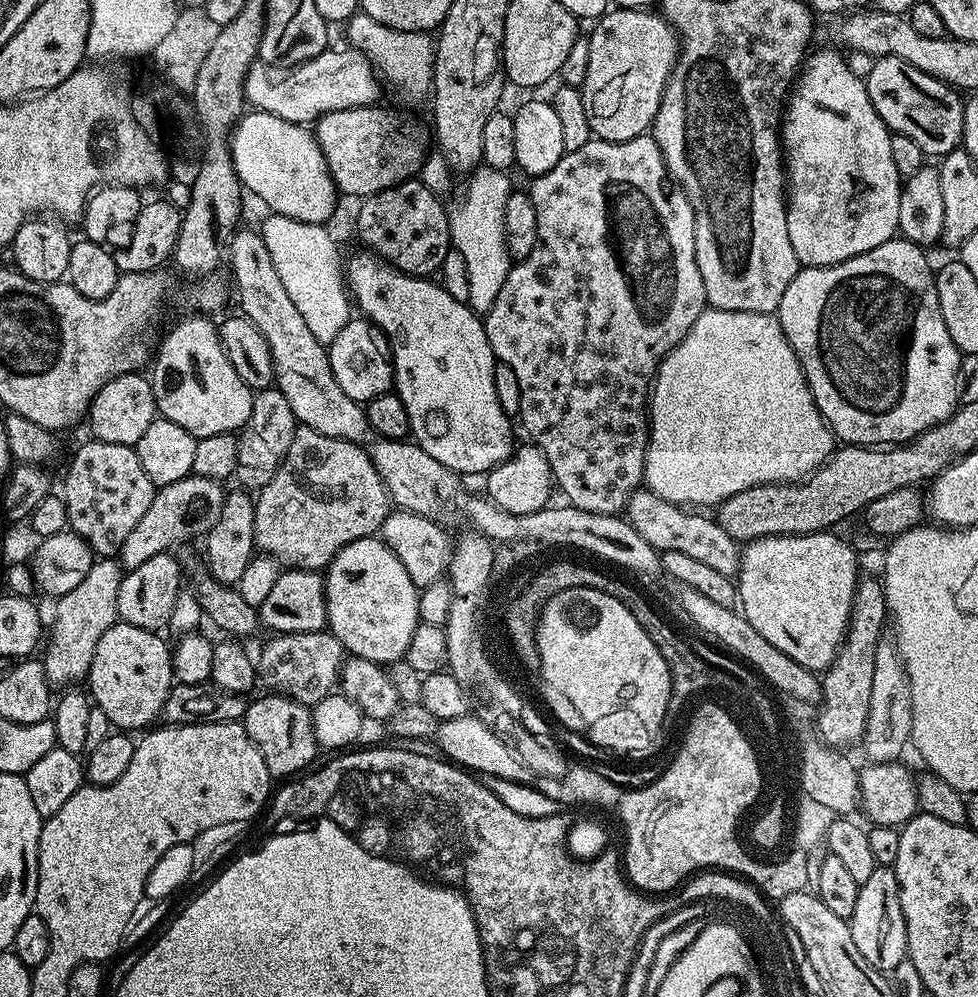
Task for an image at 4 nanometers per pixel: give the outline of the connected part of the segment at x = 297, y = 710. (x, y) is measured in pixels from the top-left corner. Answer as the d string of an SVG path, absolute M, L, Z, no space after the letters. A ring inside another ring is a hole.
M264 695L268 696L260 696L256 701L253 699L249 703L242 721L244 729L250 742L258 746L258 754L262 754L262 762L266 762L266 770L272 777L295 777L313 763L311 760L315 758L316 752L318 753L312 725L312 709L309 705L292 700L289 696Z

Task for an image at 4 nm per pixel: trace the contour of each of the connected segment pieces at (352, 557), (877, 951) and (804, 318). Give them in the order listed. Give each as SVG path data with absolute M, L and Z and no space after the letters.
M367 536L366 538L358 538L354 542L350 542L346 546L342 546L342 550L338 550L334 554L332 561L328 563L324 577L324 597L326 598L326 614L328 615L327 631L338 638L338 642L342 642L345 653L353 656L361 656L363 659L369 659L381 666L387 666L396 660L405 659L408 655L408 647L410 646L410 638L414 638L416 627L420 625L420 594L414 582L410 582L410 574L406 574L406 568L402 566L402 562L398 562L398 558L392 550L384 545L383 540L376 536Z
M877 866L874 874L870 874L870 878L860 884L858 903L854 906L854 914L848 925L862 958L866 958L866 962L870 962L874 970L892 974L900 963L905 963L908 955L908 935L895 867Z
M893 238L882 242L882 246L874 246L874 250L866 250L841 264L833 264L831 268L805 268L797 272L794 282L786 286L786 294L782 294L782 302L778 309L778 319L798 362L804 371L806 382L812 391L818 410L824 415L832 435L837 441L848 446L895 446L907 444L915 440L920 433L930 430L935 424L943 424L952 417L958 407L958 370L960 369L961 352L954 346L950 333L946 330L946 322L942 322L942 310L938 306L938 290L933 265L928 265L924 257L925 249L919 244L911 244L903 238Z

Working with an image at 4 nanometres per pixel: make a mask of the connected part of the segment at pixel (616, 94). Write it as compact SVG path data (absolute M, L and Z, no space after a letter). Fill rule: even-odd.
M617 7L605 12L591 28L592 33L587 33L586 36L590 46L590 62L586 65L582 91L586 106L586 122L590 122L593 137L610 142L626 142L630 138L645 135L656 121L664 87L680 54L680 42L676 31L659 11Z

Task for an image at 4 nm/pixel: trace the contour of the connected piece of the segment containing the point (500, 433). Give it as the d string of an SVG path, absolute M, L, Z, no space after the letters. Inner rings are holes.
M367 250L359 251L354 253L349 260L347 257L346 267L342 272L346 281L346 291L351 303L358 309L359 315L363 319L371 320L388 340L388 347L392 350L394 392L395 395L399 396L402 406L406 406L411 439L419 448L426 450L426 454L430 454L430 458L434 458L434 462L442 462L442 466L446 466L457 474L463 474L465 477L472 476L475 472L486 474L491 468L497 468L514 451L514 443L512 444L513 421L502 410L502 406L498 406L498 394L494 394L494 370L498 361L496 355L492 353L490 342L486 338L484 320L477 313L473 312L461 297L459 300L458 297L451 296L442 285L435 284L435 279L405 276L403 272L399 272L398 269L391 268L390 265L385 264L379 256L373 256Z

